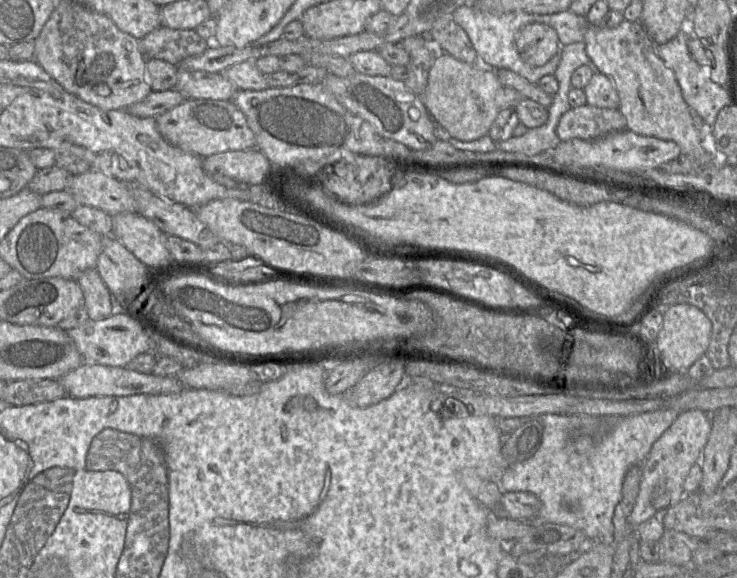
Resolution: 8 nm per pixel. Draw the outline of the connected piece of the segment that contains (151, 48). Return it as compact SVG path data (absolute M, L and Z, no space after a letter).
M159 26L139 40L139 50L147 60L159 59L177 66L187 57L209 48L206 40L192 30Z

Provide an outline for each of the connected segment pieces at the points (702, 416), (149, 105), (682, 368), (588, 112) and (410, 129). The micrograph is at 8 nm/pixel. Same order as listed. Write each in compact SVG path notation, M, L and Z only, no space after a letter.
M692 409L679 413L673 424L653 443L642 464L642 478L639 493L631 512L634 526L654 517L662 516L669 508L679 503L685 496L684 481L691 467L701 461L712 429L710 414Z
M175 89L160 92L152 91L143 100L129 106L128 108L126 108L126 110L136 117L156 118L157 116L178 106L185 100L186 98Z
M678 304L663 313L663 322L654 350L659 365L671 373L687 373L691 365L706 354L711 337L712 324L699 308L691 304Z
M585 104L571 107L556 127L560 141L574 138L594 140L626 129L626 118L619 109L599 108Z
M355 72L348 77L328 74L321 82L351 113L369 122L383 138L400 142L411 150L424 150L438 139L434 132L435 121L422 98L404 81L390 76L368 76Z

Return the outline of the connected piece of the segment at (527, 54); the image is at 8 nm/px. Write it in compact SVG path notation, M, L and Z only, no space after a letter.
M530 23L515 38L519 55L530 66L542 66L560 49L556 30L544 23Z

